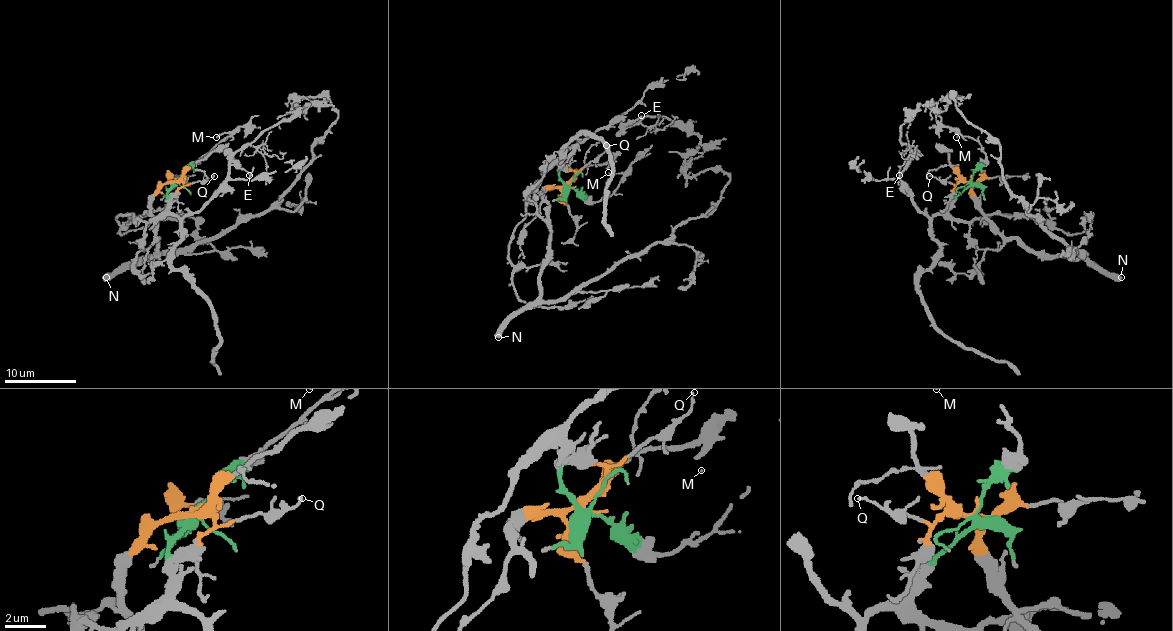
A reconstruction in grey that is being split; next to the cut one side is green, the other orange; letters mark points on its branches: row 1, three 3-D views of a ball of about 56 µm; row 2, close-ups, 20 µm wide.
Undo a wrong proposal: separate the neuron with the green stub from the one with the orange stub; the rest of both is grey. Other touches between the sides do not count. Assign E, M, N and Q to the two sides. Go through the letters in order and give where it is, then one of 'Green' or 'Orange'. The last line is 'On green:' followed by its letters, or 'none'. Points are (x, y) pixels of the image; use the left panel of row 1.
E: Place: (249, 175). Green
M: Place: (216, 137). Green
N: Place: (106, 277). Orange
Q: Place: (214, 176). Orange
On green: E, M

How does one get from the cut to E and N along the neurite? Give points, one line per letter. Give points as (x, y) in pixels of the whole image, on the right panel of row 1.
E: (970, 180), (945, 209), (933, 218), (917, 207), (912, 191), (901, 179), (906, 164), (899, 175)
N: (970, 180), (981, 213), (1006, 237), (1018, 237), (1036, 252), (1088, 259), (1106, 275), (1122, 277)

